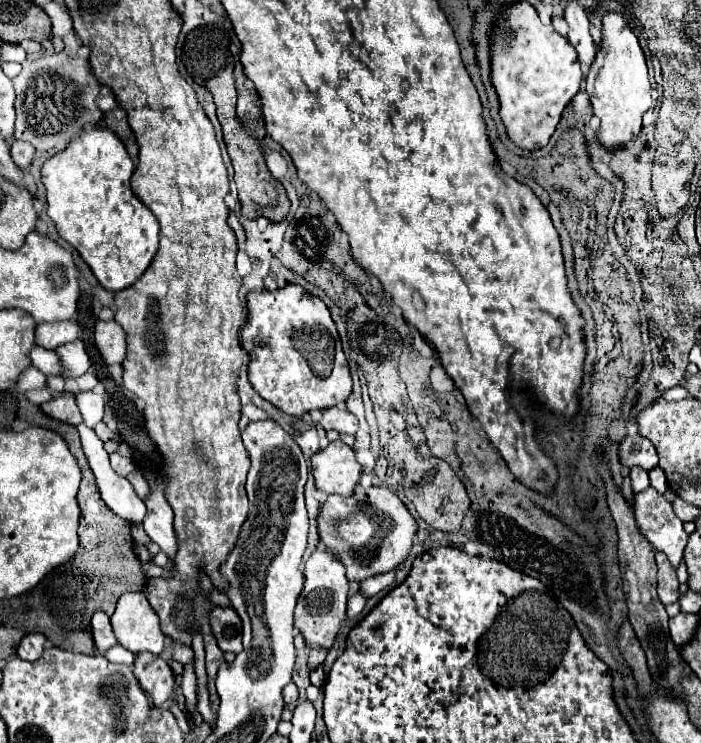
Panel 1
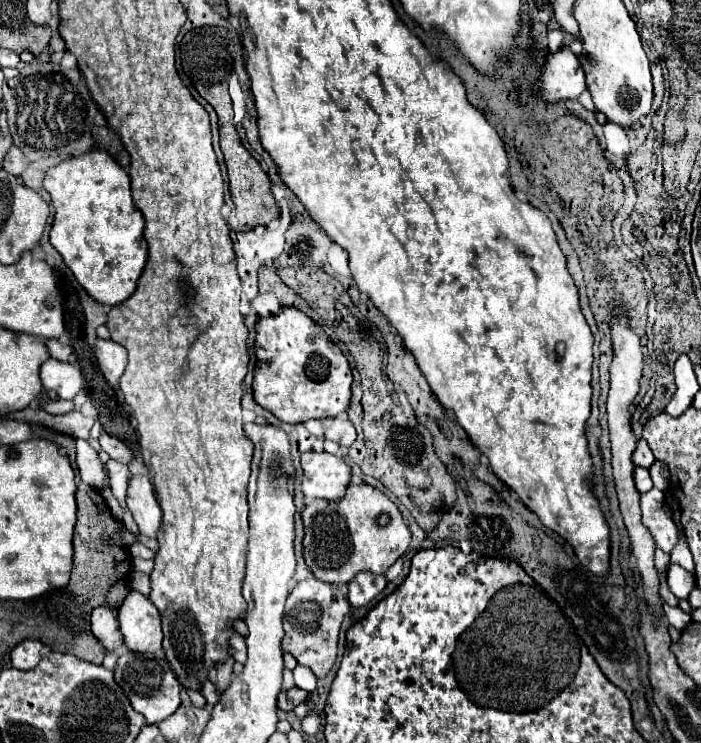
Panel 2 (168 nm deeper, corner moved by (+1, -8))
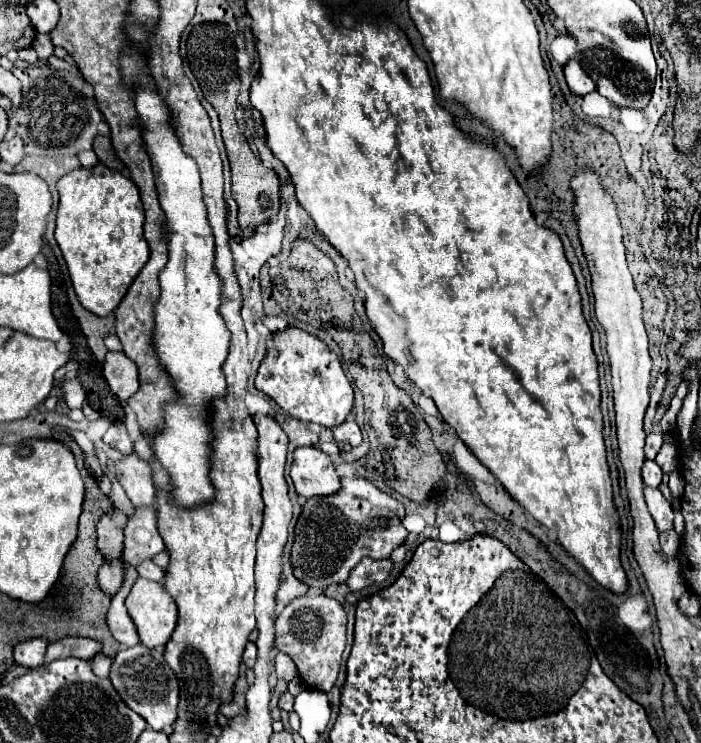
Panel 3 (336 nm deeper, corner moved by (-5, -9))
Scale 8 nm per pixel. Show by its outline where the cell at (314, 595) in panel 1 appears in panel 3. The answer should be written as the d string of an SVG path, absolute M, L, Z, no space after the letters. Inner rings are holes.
M325 594L317 596L299 596L285 606L277 616L275 646L279 652L285 652L299 668L299 676L307 688L329 692L337 680L341 654L345 650L345 626L347 614L335 598Z

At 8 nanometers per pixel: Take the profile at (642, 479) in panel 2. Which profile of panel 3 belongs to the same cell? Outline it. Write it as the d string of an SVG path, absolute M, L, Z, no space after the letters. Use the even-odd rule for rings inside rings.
M645 460L645 464L643 464L643 482L651 488L659 488L661 478L663 478L661 468L653 460Z

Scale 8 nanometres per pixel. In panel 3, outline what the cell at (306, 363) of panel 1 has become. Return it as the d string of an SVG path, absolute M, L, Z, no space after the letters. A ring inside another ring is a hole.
M289 326L273 334L273 348L267 350L259 366L255 386L273 398L289 416L327 428L341 424L353 408L353 388L341 368L339 356L323 340L301 328Z

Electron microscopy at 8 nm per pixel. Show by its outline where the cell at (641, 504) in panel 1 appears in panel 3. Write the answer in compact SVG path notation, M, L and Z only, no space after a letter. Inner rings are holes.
M645 488L645 500L649 506L649 512L659 528L659 532L671 532L673 530L673 508L669 500L661 494L659 488Z

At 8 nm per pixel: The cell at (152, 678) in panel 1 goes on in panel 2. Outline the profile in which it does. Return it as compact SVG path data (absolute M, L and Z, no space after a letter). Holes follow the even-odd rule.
M127 651L125 655L121 655L117 659L113 675L115 675L115 681L119 683L119 687L125 691L127 699L131 701L131 707L137 713L141 713L149 725L157 725L159 721L167 719L181 705L181 699L179 699L181 685L175 679L167 661L157 661L153 655L147 655L147 653Z

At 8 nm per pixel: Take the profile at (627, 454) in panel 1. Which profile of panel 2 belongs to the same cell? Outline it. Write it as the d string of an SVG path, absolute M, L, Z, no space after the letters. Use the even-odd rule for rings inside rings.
M639 439L637 449L635 449L635 453L633 453L633 463L635 463L635 465L641 465L641 467L649 467L653 461L655 461L655 457L653 457L647 441L645 441L645 439Z

